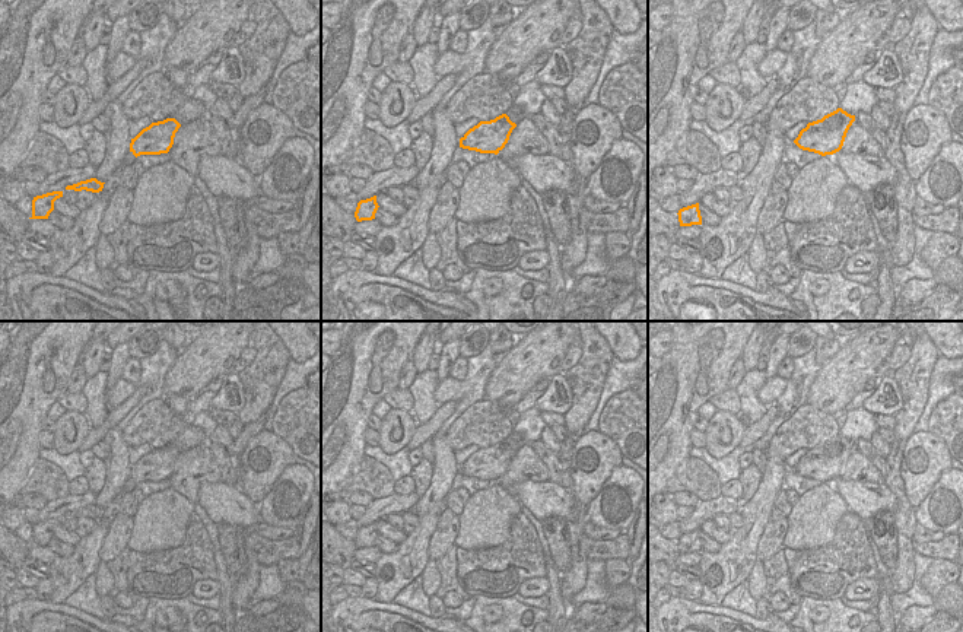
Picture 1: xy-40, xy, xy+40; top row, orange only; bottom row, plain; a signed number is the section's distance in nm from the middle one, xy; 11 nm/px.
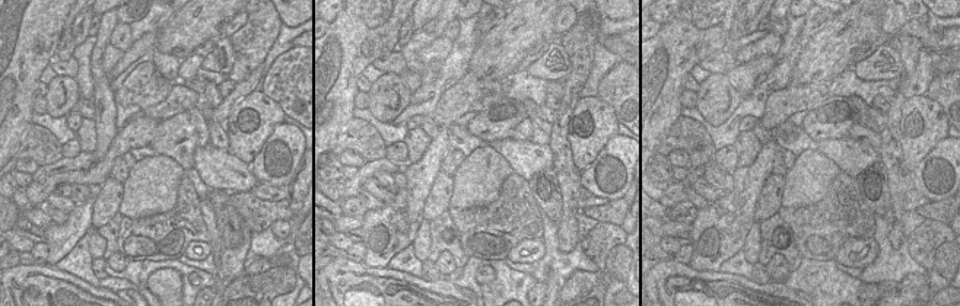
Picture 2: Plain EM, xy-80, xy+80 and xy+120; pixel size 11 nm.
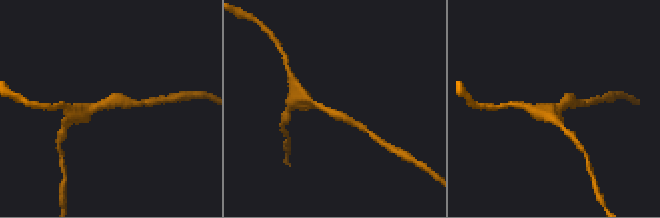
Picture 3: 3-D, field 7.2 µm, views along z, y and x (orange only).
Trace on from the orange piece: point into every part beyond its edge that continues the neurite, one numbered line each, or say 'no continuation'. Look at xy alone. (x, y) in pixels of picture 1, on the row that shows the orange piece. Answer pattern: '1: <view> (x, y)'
no continuation

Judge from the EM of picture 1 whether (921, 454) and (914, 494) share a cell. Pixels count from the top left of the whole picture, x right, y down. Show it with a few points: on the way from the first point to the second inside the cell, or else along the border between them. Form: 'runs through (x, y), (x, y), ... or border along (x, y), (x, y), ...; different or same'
runs through (921, 464), (918, 483); same

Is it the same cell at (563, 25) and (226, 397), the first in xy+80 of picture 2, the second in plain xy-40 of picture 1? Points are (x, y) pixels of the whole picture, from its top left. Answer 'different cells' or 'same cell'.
same cell

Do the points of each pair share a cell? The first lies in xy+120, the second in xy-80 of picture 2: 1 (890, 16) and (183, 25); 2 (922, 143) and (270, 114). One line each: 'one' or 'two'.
1: two
2: one

